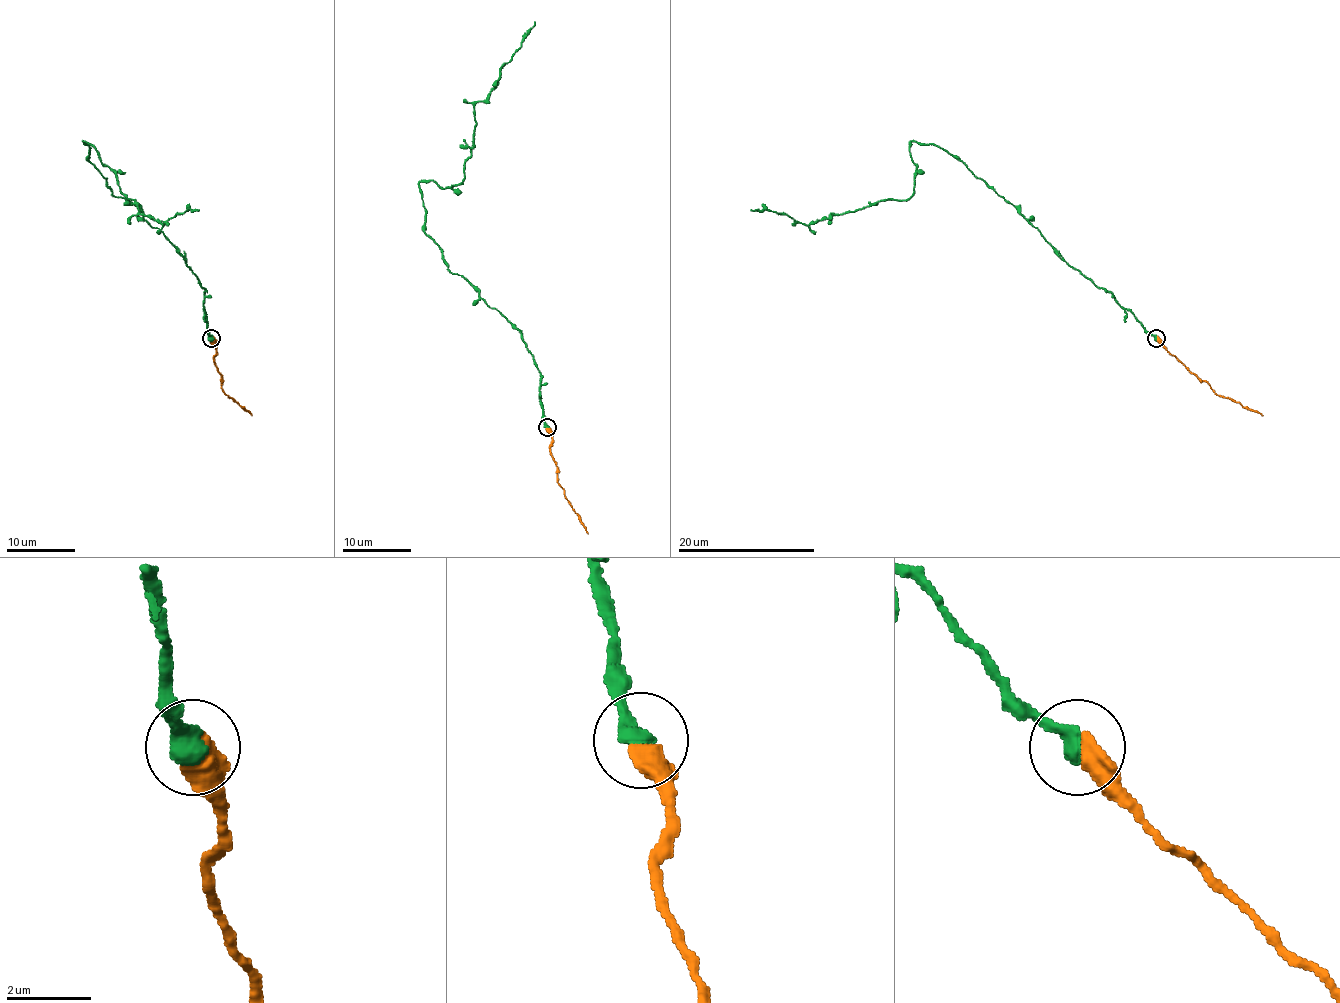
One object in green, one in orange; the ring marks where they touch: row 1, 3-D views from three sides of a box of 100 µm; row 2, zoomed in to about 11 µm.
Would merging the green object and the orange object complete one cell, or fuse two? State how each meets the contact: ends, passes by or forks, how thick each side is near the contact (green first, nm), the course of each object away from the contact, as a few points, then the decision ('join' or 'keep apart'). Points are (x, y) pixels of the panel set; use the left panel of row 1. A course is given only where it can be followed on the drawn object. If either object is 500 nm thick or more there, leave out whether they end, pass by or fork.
480/550 nm | green via (212, 338), (201, 283), (179, 250), (114, 195), (83, 142), (114, 173), (138, 214), (163, 224), (200, 209) | orange via (212, 338), (220, 387), (251, 415) | join

